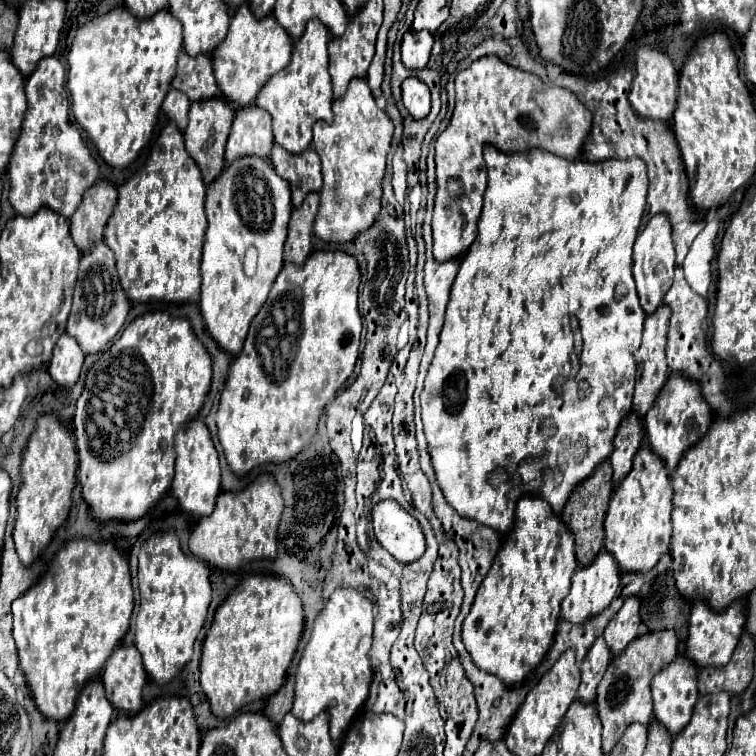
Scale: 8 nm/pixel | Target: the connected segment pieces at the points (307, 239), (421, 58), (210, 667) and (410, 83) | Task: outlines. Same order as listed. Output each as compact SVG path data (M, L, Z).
M312 192L306 196L302 206L294 208L290 218L288 240L284 248L284 260L302 264L312 252L312 234L314 234L314 220L320 206L320 194Z
M406 32L402 38L402 46L400 46L400 54L402 54L402 62L408 70L422 70L430 58L430 50L432 50L434 38L430 32Z
M252 574L246 576L218 606L214 614L214 622L206 634L202 644L202 660L200 660L200 688L206 694L212 714L226 718L244 704L250 704L258 698L268 698L274 694L286 676L286 670L292 662L296 646L300 642L304 628L302 602L294 592L294 586L284 576L274 574Z
M406 78L402 82L402 102L414 120L422 120L430 112L430 90L418 78Z

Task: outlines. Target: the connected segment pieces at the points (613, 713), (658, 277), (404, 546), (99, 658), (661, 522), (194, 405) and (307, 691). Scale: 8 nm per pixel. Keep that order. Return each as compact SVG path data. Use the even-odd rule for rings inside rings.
M658 630L648 632L644 636L634 638L624 654L618 654L612 658L596 696L596 708L602 722L602 748L604 754L612 750L612 746L622 738L624 730L632 722L648 724L652 718L652 694L650 694L650 680L652 676L664 668L672 658L678 654L678 640L674 630Z
M654 214L648 220L648 224L636 236L632 254L634 254L634 280L636 280L640 304L646 314L652 314L662 304L664 294L672 286L672 276L674 276L674 246L672 246L670 222L666 214Z
M384 500L372 510L378 542L402 564L412 564L426 552L426 538L420 524L394 500Z
M90 538L68 540L64 550L54 556L40 582L36 582L28 594L22 594L12 602L12 636L18 648L20 666L26 674L36 706L46 718L64 720L72 714L82 686L102 672L112 648L124 638L132 610L134 592L128 562L112 542L94 542Z
M642 446L630 474L614 488L606 512L606 542L604 548L620 564L622 572L648 572L670 546L670 514L672 514L672 484L662 458L656 458L648 446Z
M166 312L136 316L120 338L94 362L76 404L72 434L78 448L82 496L100 522L136 520L170 488L174 478L174 436L182 424L198 414L210 390L210 378L212 358L196 334L192 334L190 322L186 318L172 318Z
M340 586L326 600L324 608L314 620L312 636L302 652L296 670L296 694L292 714L304 722L310 720L310 710L328 710L330 714L330 734L338 744L358 712L358 708L368 698L368 688L372 680L370 666L370 646L372 646L372 626L374 626L374 604L372 600L354 588Z

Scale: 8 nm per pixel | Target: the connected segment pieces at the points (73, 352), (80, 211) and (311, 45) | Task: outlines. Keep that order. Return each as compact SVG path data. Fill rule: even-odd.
M62 334L54 346L48 372L54 378L54 382L70 388L76 384L80 376L82 362L84 362L84 352L80 350L80 344L76 342L76 338L72 338L70 334Z
M100 180L92 190L84 192L80 206L70 218L72 240L82 252L88 252L96 242L104 240L104 228L116 206L116 198L118 192L108 180Z
M312 18L304 30L304 34L294 42L292 58L288 66L276 74L262 86L256 96L256 104L264 108L274 120L274 140L284 150L292 154L304 152L312 142L312 126L318 120L332 122L332 82L328 74L328 28L322 22Z

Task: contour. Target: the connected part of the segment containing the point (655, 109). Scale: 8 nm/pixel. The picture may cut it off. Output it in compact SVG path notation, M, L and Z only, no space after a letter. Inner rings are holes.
M640 46L636 50L636 74L630 88L630 104L642 118L654 120L670 120L676 108L676 90L678 90L678 74L666 52L658 52L652 46Z

